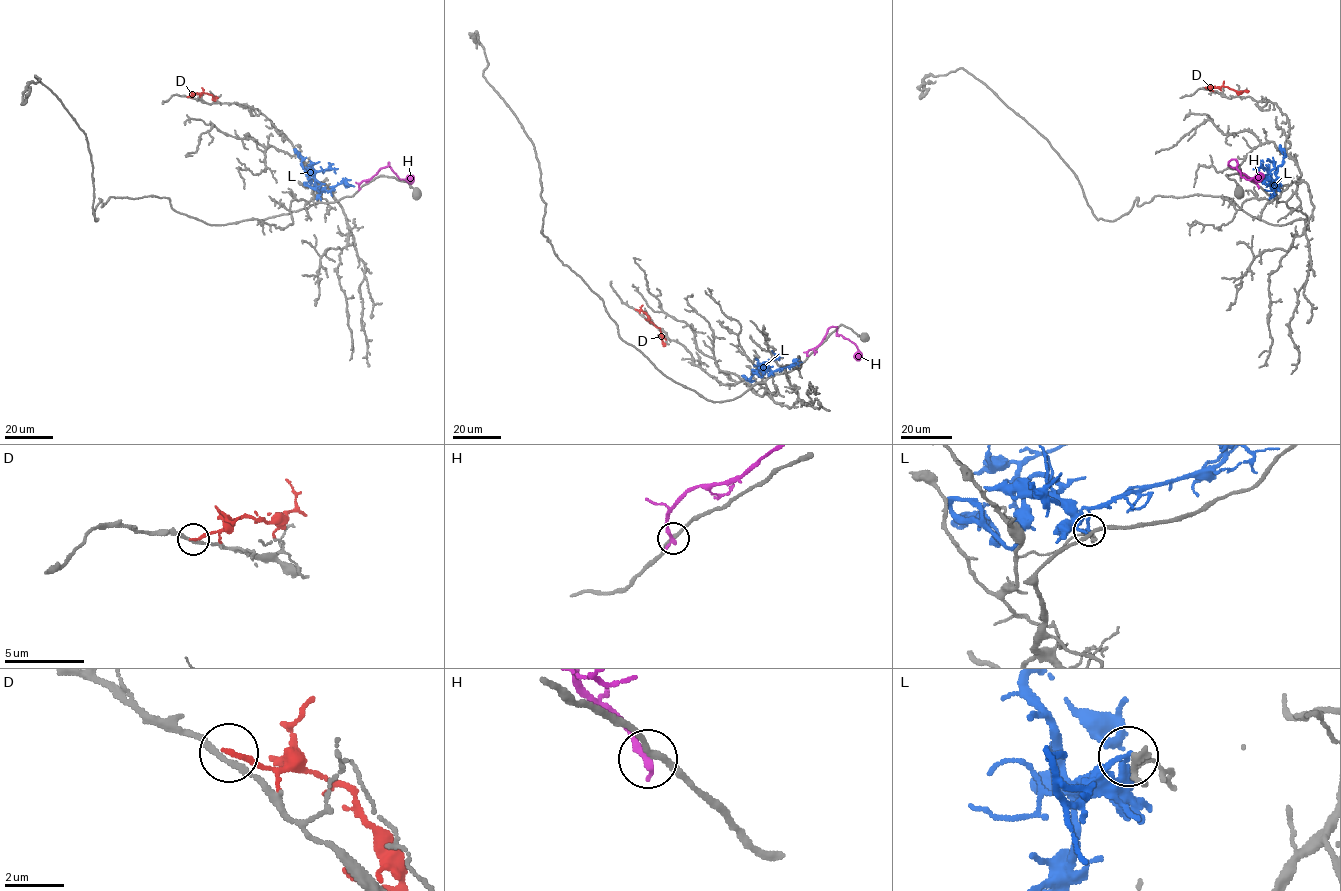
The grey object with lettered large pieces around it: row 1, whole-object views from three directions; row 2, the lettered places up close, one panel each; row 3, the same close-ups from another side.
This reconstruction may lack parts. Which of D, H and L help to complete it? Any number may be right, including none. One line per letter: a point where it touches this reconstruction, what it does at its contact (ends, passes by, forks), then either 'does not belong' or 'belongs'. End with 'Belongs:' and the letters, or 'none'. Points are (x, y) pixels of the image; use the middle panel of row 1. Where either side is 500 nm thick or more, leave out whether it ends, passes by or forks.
D: meets grey at (635, 309); it ends there; does not belong
H: meets grey at (808, 355); it ends there; does not belong
L: meets grey at (773, 374); it ends there; does not belong
Belongs: none

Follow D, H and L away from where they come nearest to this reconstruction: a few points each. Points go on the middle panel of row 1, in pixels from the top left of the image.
D: (635, 309), (644, 311), (660, 329), (664, 346)
H: (808, 356), (807, 353), (821, 342), (829, 328), (836, 326), (836, 335), (855, 345), (857, 360)
L: (773, 374), (765, 366), (760, 377), (754, 372), (750, 381), (742, 375)

